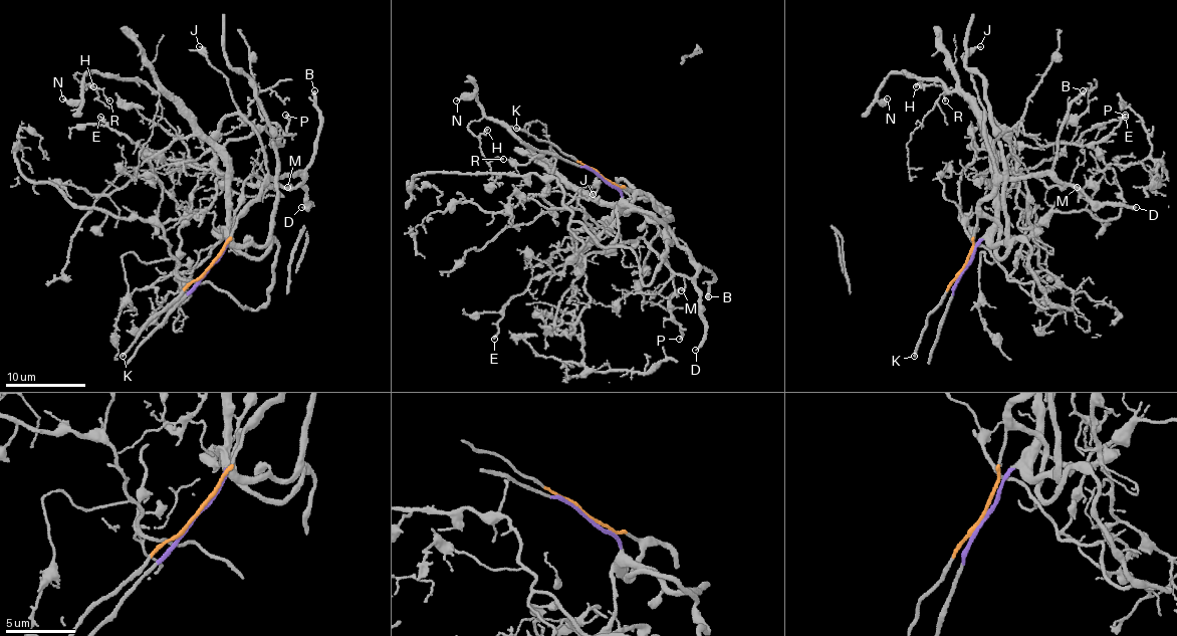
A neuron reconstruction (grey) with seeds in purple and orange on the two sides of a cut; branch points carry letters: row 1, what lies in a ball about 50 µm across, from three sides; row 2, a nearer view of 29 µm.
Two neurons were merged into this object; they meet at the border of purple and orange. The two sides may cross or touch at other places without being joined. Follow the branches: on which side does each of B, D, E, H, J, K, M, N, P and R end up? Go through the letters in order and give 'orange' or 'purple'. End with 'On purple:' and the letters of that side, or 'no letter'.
B: orange
D: orange
E: purple
H: purple
J: orange
K: orange
M: orange
N: purple
P: purple
R: purple
On purple: E, H, N, P, R

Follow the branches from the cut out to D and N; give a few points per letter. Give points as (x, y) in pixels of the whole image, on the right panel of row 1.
D: (964, 266), (972, 248), (976, 207), (1004, 179), (1048, 175), (1073, 183), (1093, 201), (1126, 203), (1136, 207)
N: (964, 266), (994, 221), (994, 147), (984, 119), (942, 82), (906, 72), (888, 76), (877, 98), (888, 98)

